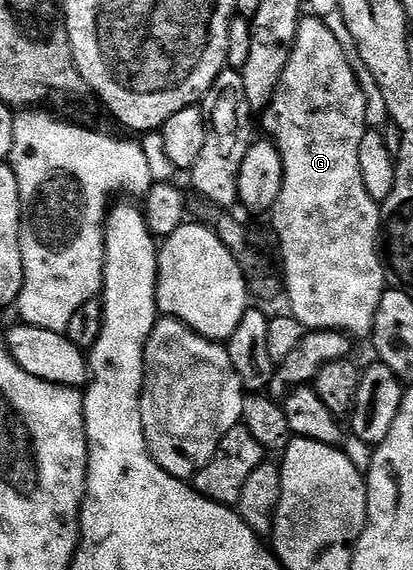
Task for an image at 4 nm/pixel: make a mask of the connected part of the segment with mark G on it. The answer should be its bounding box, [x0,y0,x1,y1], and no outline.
[261,16,385,340]

